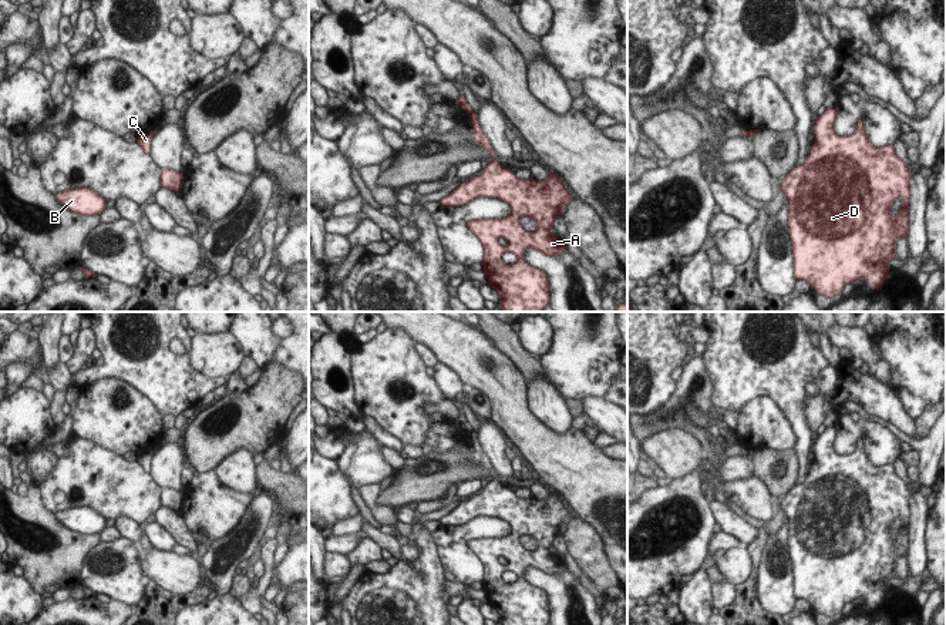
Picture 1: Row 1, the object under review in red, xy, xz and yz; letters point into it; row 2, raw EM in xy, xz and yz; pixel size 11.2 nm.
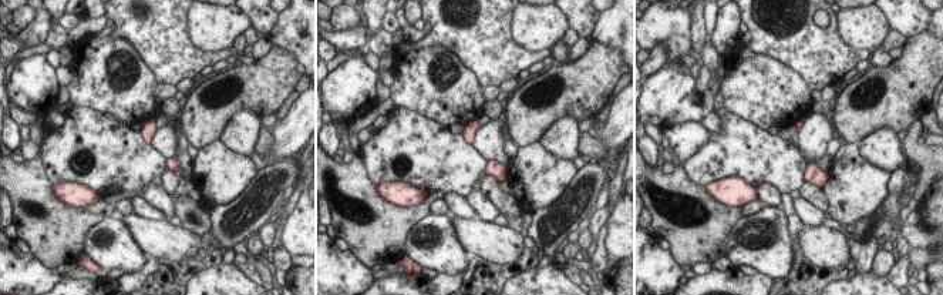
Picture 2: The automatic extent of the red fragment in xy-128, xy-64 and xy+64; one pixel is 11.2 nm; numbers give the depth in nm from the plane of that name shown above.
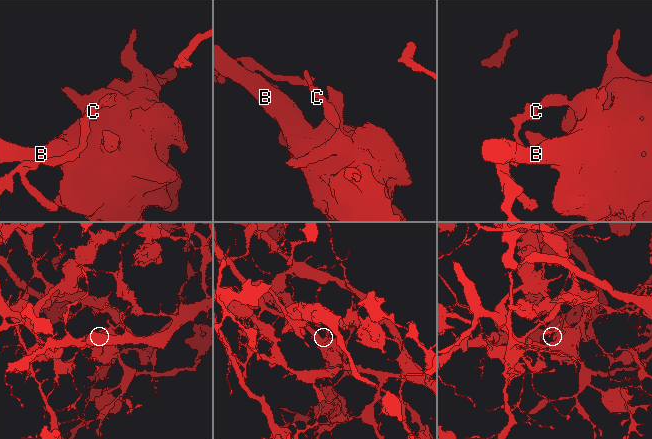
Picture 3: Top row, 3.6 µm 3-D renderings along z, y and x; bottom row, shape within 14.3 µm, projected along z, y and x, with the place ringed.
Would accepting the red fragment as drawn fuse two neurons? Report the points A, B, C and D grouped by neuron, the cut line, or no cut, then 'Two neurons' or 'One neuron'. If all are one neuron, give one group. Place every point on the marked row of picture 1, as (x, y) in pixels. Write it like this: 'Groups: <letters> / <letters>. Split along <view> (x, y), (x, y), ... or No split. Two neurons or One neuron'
Groups: A B D / C. Split along yz (746, 131), (748, 135). Two neurons.

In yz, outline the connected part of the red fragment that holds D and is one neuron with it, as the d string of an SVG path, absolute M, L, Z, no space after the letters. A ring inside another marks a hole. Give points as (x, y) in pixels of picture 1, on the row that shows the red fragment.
M827 108L814 125L815 142L799 167L795 167L781 182L780 188L788 199L788 233L792 242L794 276L804 279L818 295L828 298L841 295L848 283L858 279L869 280L871 286L882 290L891 278L888 265L896 255L896 241L909 236L909 199L912 172L908 164L896 154L893 145L873 145L865 130L863 120L858 121L851 137L839 137L834 131L836 117L835 108ZM898 198L903 199L895 216L891 215L892 205Z

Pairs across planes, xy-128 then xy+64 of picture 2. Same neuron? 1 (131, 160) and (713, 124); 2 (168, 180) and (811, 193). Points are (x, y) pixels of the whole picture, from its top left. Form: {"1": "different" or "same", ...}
{"1": "different", "2": "same"}

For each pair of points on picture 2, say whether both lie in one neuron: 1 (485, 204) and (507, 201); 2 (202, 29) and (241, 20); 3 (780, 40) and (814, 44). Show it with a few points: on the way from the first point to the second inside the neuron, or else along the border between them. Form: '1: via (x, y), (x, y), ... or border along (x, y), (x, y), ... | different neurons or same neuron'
1: border along (480, 190), (499, 213) | different neurons
2: via (212, 27), (231, 22) | same neuron
3: via (788, 40), (805, 44) | same neuron

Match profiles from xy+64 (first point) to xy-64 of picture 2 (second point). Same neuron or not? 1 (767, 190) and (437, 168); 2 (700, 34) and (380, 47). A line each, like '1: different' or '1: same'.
1: different
2: different

